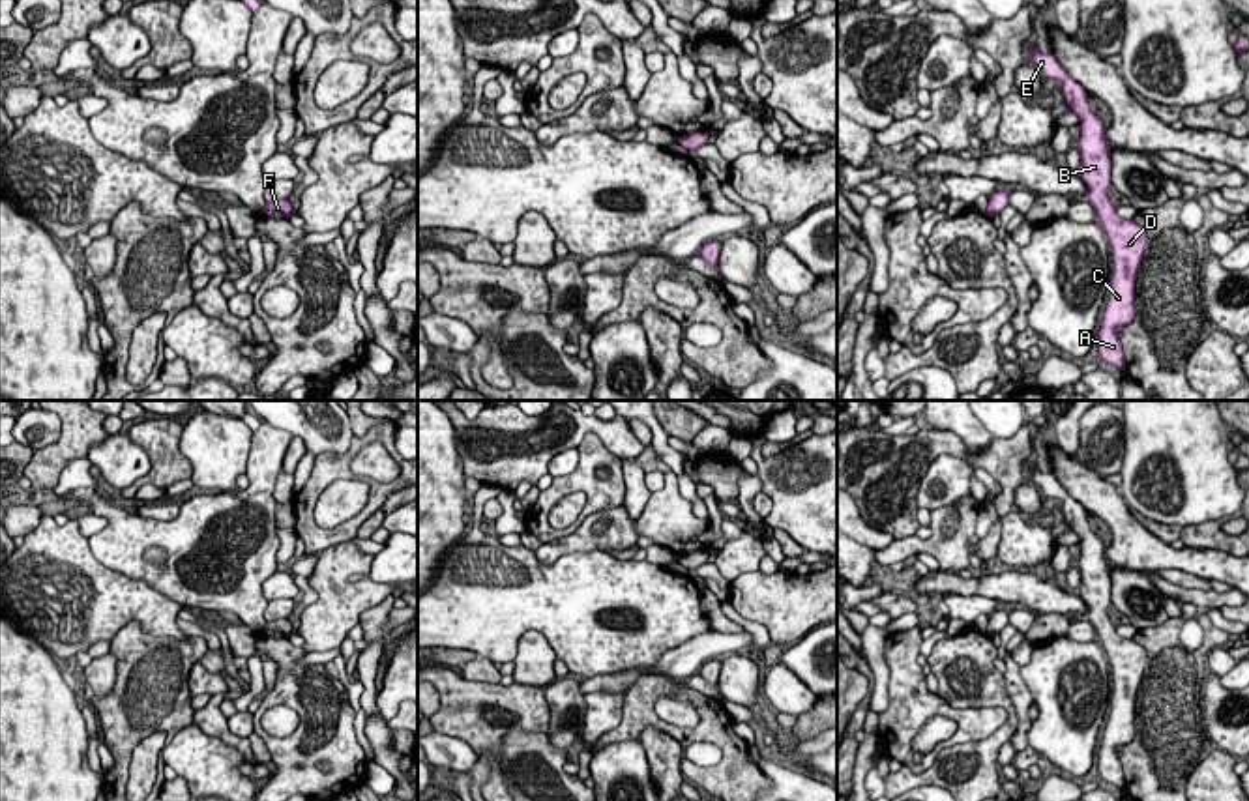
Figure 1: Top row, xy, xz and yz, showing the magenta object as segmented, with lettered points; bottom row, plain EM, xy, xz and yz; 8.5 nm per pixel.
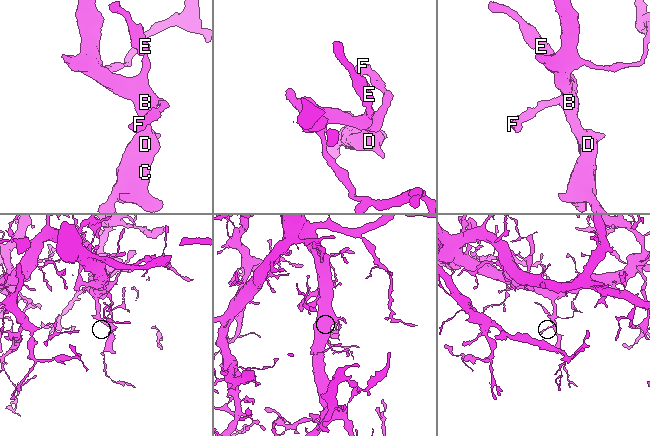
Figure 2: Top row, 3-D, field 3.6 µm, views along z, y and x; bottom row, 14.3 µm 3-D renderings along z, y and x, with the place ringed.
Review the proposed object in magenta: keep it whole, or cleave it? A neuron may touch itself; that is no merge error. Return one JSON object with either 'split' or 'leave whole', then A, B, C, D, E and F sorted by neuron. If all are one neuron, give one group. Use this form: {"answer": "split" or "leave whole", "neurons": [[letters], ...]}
{"answer": "leave whole", "neurons": [["A", "B", "C", "D", "E", "F"]]}

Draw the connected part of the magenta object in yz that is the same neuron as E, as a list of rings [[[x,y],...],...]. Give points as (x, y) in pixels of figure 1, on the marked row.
[[[1024,43],[1030,62],[1045,75],[1062,82],[1064,97],[1075,116],[1080,118],[1080,167],[1077,174],[1088,185],[1088,202],[1095,208],[1097,223],[1109,236],[1112,249],[1112,275],[1109,301],[1099,329],[1099,356],[1109,365],[1125,371],[1124,348],[1118,331],[1135,318],[1135,281],[1140,268],[1148,234],[1133,219],[1116,213],[1110,197],[1110,146],[1103,138],[1103,122],[1090,110],[1086,90],[1073,80],[1052,54],[1045,54]]]

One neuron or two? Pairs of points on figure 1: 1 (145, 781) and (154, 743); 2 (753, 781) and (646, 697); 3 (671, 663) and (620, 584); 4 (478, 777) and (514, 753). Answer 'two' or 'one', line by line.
1: one
2: one
3: two
4: one

